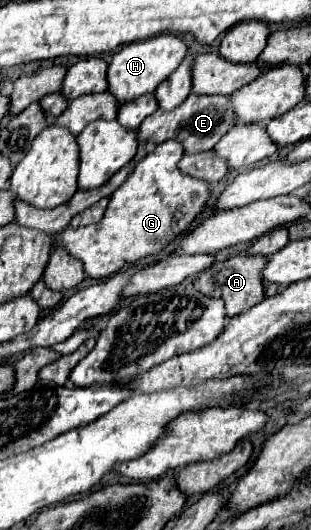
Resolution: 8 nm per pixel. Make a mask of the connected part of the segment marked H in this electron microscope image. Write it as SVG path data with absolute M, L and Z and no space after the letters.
M159 34L151 40L139 40L139 44L127 44L113 56L109 64L109 92L115 94L121 104L127 100L135 100L137 96L143 96L147 92L153 92L163 80L169 78L169 74L177 68L185 54L187 44L175 34Z

